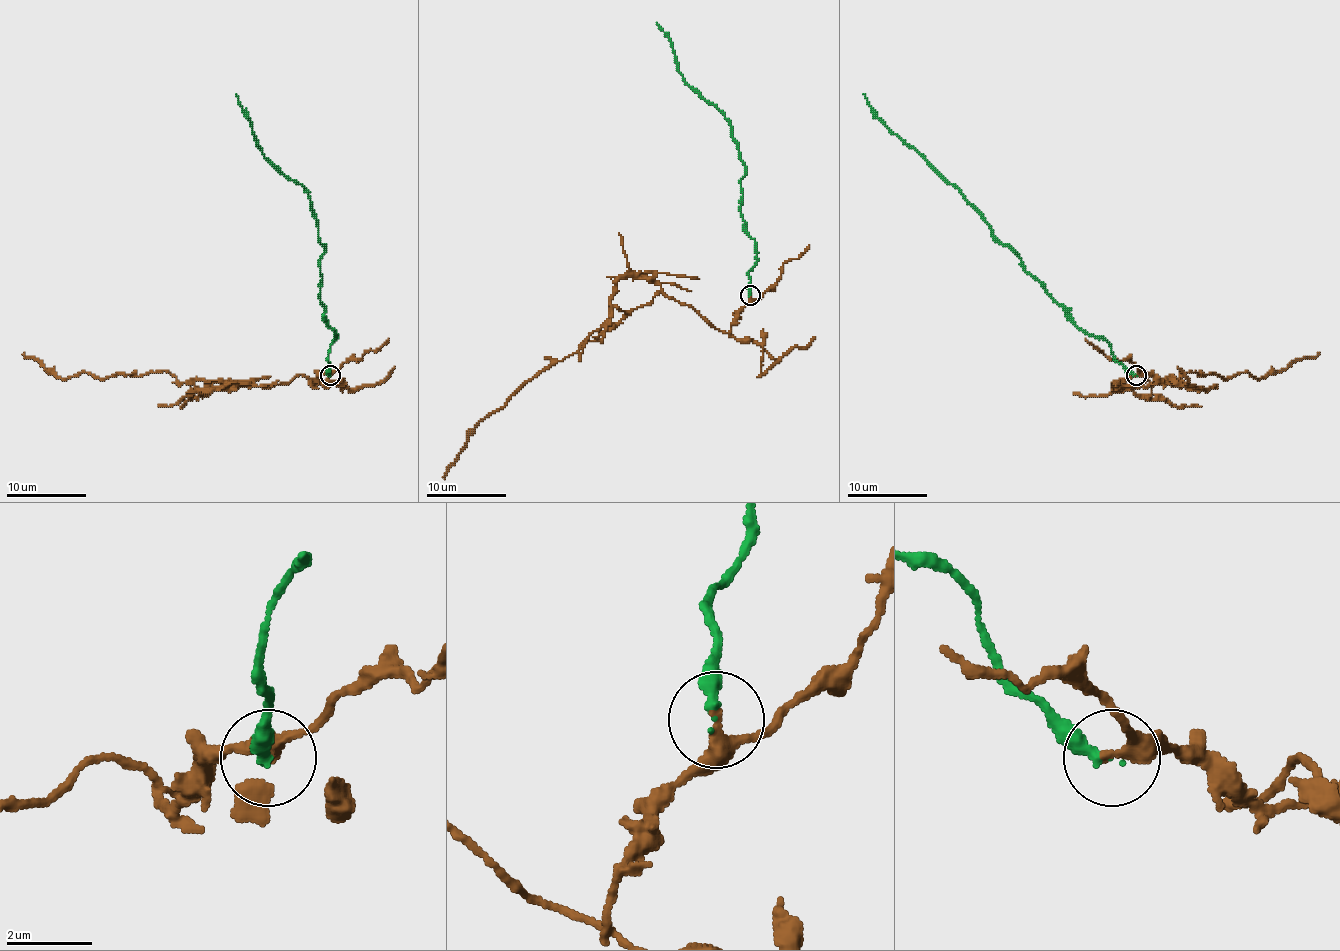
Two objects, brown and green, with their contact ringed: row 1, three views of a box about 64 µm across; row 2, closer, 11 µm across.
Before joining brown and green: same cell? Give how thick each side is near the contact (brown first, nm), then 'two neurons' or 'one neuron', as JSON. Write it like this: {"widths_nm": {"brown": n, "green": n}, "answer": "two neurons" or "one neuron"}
{"widths_nm": {"brown": 280, "green": 260}, "answer": "two neurons"}

